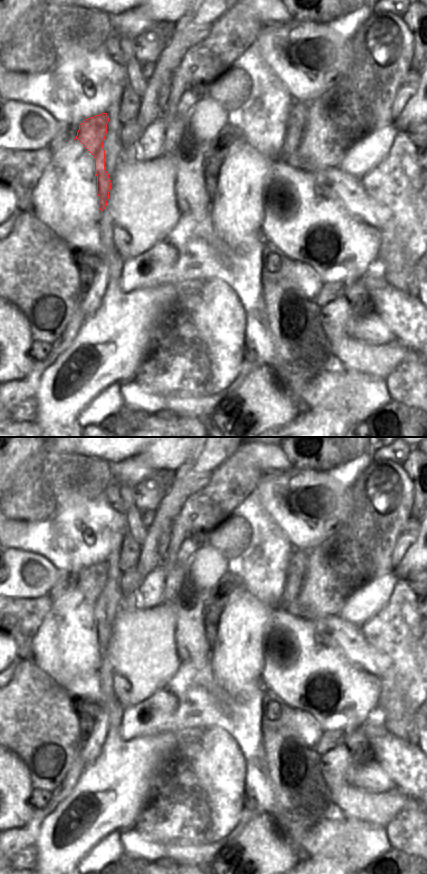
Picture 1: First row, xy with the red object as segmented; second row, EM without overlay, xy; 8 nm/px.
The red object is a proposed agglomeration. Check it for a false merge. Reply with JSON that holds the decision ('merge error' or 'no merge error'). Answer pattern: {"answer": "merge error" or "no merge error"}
{"answer": "no merge error"}

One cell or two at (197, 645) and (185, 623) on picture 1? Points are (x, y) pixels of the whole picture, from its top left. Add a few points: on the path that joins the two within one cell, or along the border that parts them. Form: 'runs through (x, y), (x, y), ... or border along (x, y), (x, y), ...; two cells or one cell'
runs through (192, 640), (189, 628); one cell

